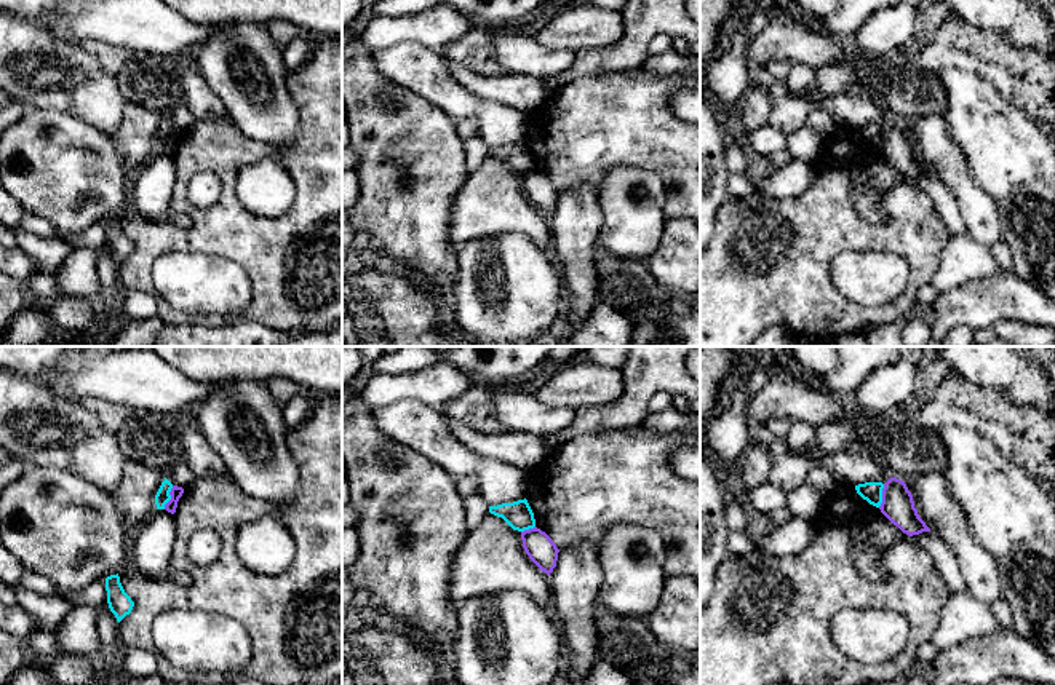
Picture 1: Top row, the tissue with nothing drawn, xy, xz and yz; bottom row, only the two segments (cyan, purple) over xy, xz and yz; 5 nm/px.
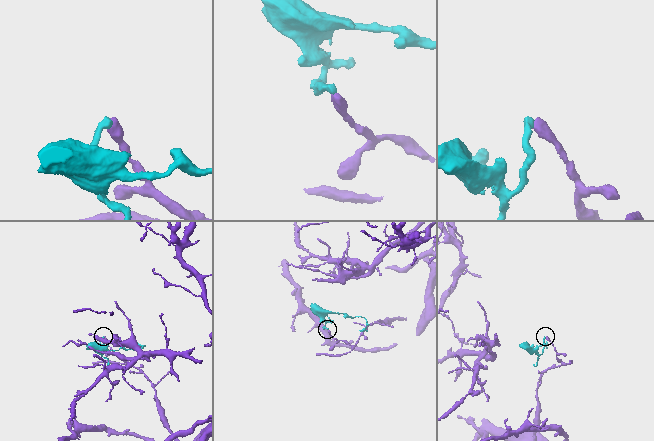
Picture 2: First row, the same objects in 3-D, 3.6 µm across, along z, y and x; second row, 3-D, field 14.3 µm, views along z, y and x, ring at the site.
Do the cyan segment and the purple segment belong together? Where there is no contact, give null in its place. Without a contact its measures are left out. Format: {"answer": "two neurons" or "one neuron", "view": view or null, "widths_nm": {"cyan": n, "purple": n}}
{"answer": "two neurons", "view": "xy", "widths_nm": {"cyan": 70, "purple": 70}}

